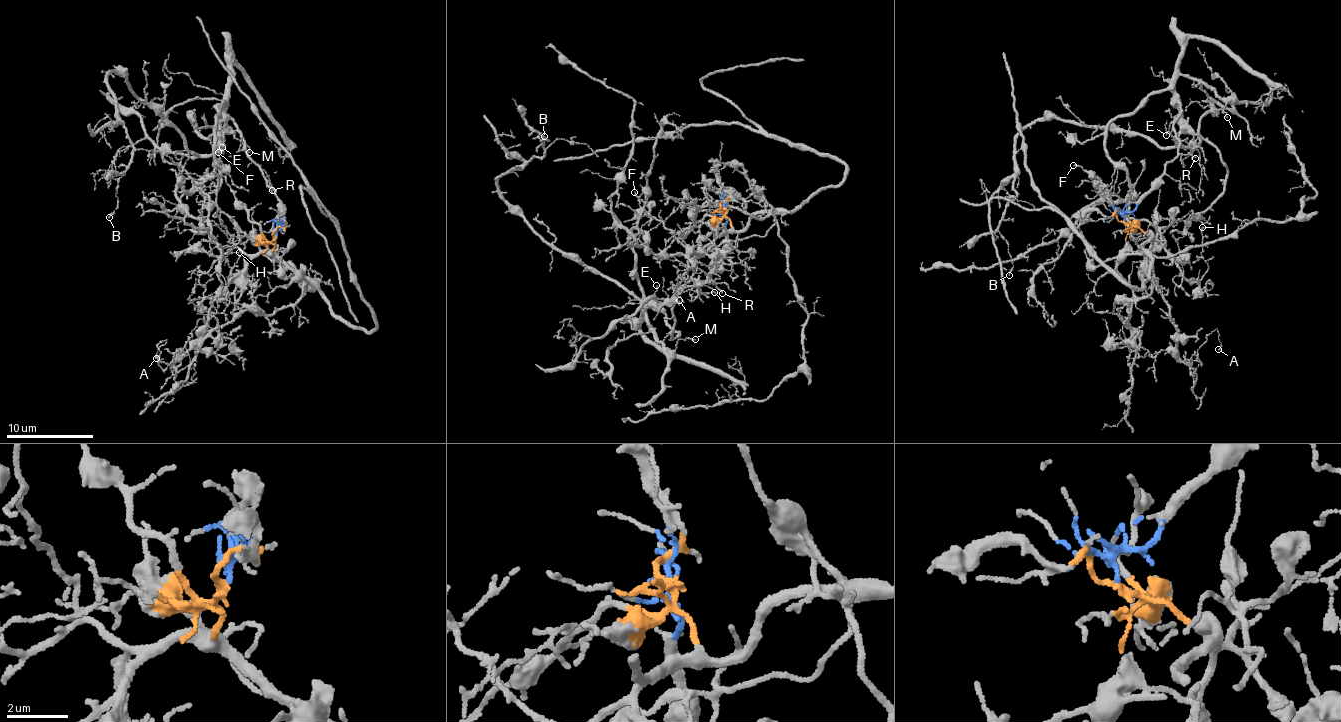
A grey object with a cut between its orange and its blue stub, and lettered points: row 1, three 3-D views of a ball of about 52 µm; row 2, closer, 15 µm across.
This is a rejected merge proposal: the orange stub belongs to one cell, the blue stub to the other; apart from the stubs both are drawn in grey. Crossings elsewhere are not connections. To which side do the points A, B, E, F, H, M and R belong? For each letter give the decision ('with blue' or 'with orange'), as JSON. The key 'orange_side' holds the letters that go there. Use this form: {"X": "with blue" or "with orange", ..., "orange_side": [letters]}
{"A": "with orange", "B": "with blue", "E": "with blue", "F": "with orange", "H": "with orange", "M": "with blue", "R": "with blue", "orange_side": ["A", "F", "H"]}

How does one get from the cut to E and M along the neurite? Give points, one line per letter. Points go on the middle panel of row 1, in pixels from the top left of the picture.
E: (725, 209), (724, 251), (709, 278), (701, 285), (675, 290), (666, 301), (656, 299), (656, 286)
M: (725, 209), (724, 251), (710, 278), (642, 306), (647, 328), (670, 349), (695, 339)

